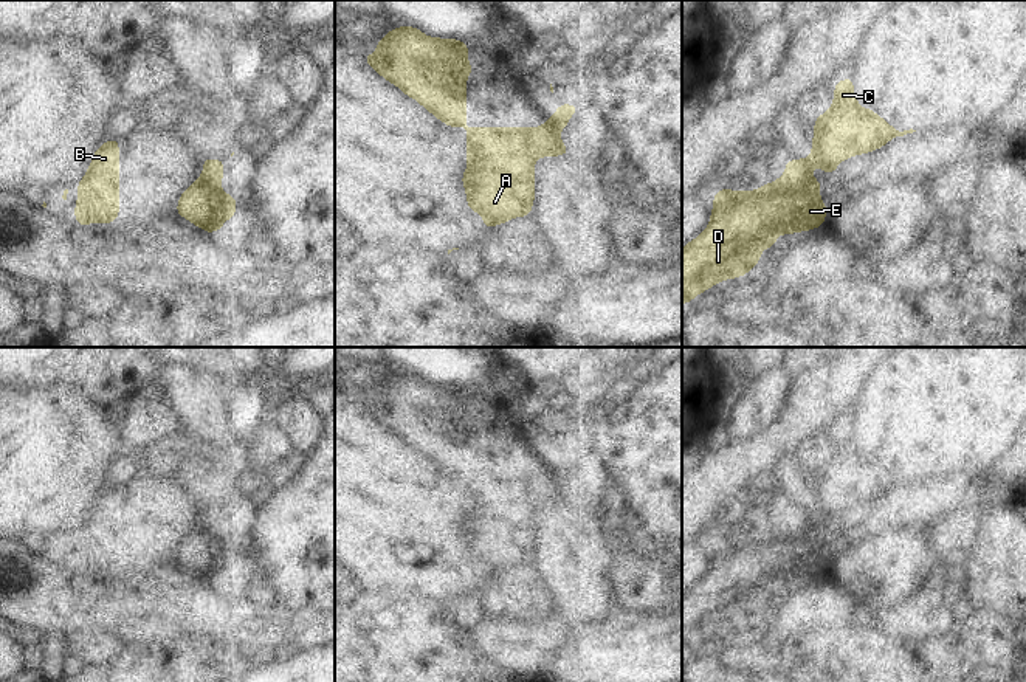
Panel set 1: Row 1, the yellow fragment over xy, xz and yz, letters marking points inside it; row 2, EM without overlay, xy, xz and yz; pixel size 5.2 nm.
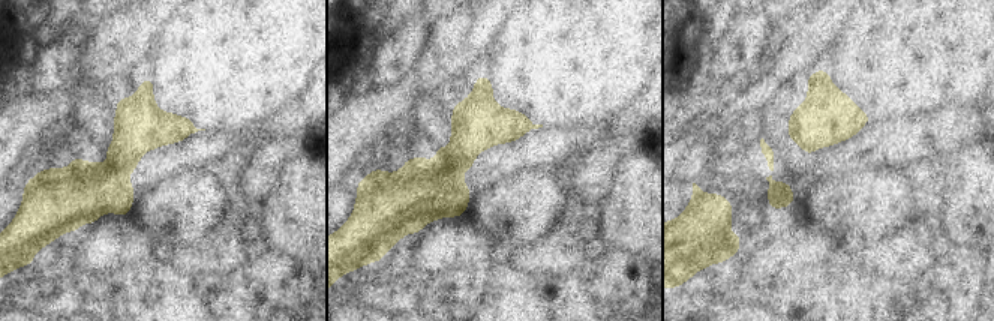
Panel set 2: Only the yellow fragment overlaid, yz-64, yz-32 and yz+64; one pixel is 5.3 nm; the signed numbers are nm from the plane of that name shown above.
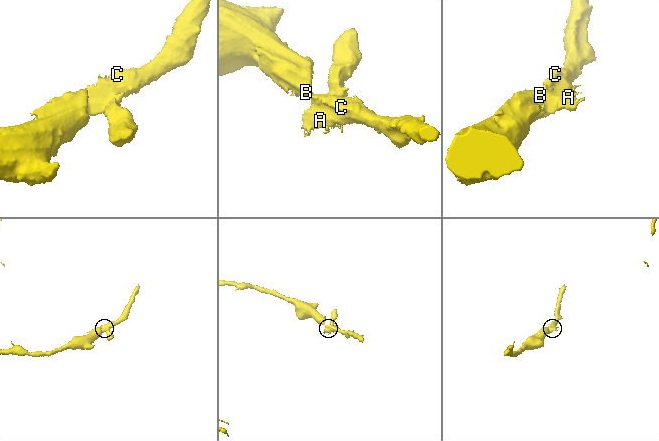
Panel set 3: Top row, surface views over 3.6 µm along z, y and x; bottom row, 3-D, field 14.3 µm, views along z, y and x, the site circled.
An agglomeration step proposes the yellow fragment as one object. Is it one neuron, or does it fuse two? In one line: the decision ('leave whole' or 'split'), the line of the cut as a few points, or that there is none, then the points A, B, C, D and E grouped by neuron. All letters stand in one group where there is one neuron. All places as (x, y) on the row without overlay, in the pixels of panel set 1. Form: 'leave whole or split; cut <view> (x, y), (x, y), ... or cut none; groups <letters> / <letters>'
split; cut yz (800, 506), (811, 521); groups A B C / D E

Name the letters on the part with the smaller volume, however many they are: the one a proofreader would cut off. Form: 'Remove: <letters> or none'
Remove: D, E

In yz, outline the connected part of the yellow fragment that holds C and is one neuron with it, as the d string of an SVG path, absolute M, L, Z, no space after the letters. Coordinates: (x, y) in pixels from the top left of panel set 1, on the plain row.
M843 425L834 431L834 446L829 457L814 468L812 502L801 507L809 513L806 519L812 521L814 515L818 513L823 519L832 522L842 508L882 496L893 485L913 479L916 477L899 479L874 457L862 454L856 445L854 428Z

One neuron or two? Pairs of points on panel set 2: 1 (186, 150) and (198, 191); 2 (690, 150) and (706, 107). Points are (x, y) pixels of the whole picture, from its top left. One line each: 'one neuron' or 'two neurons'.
1: two neurons
2: one neuron

